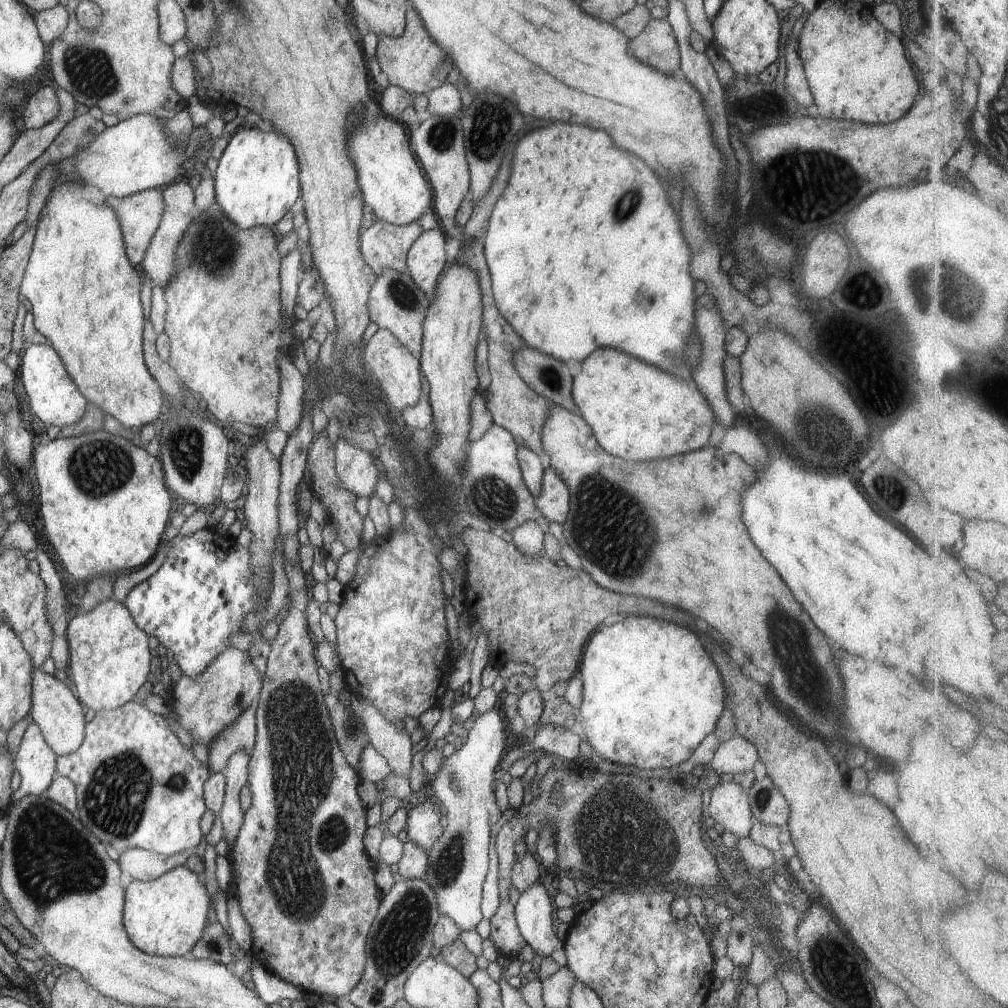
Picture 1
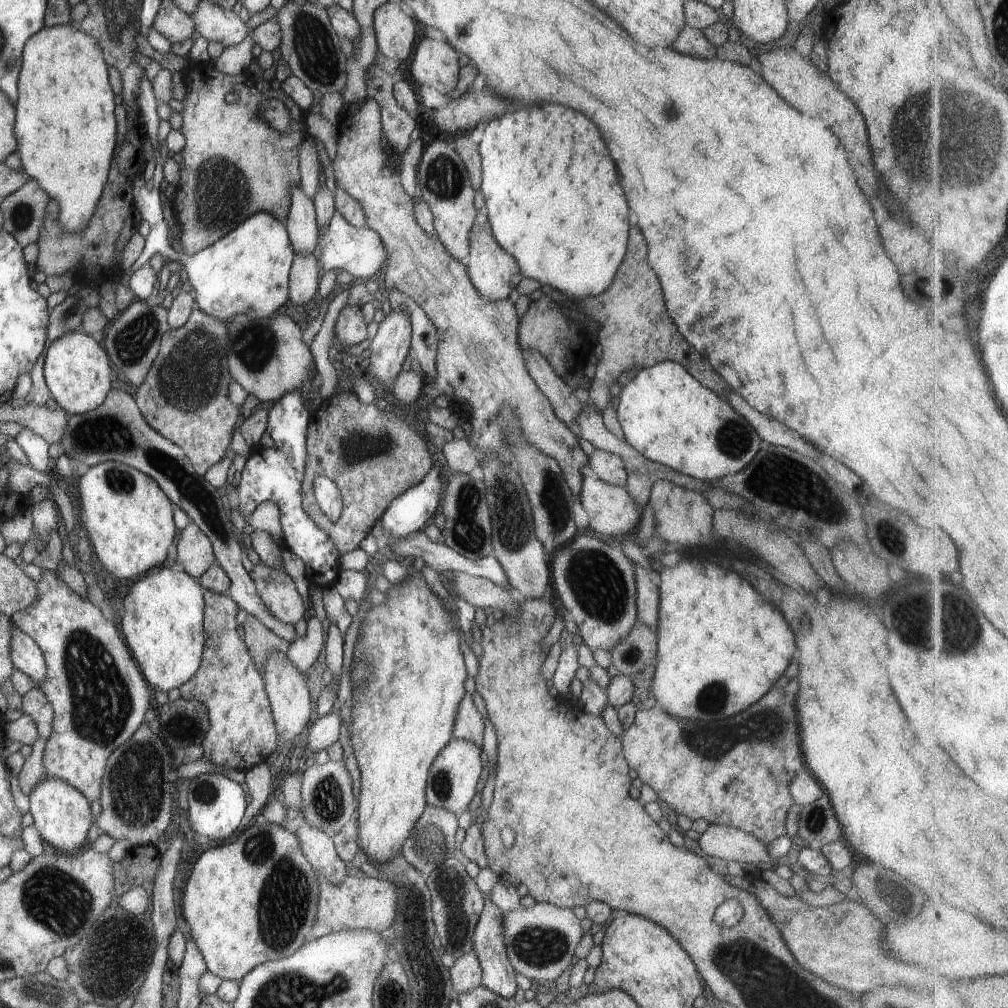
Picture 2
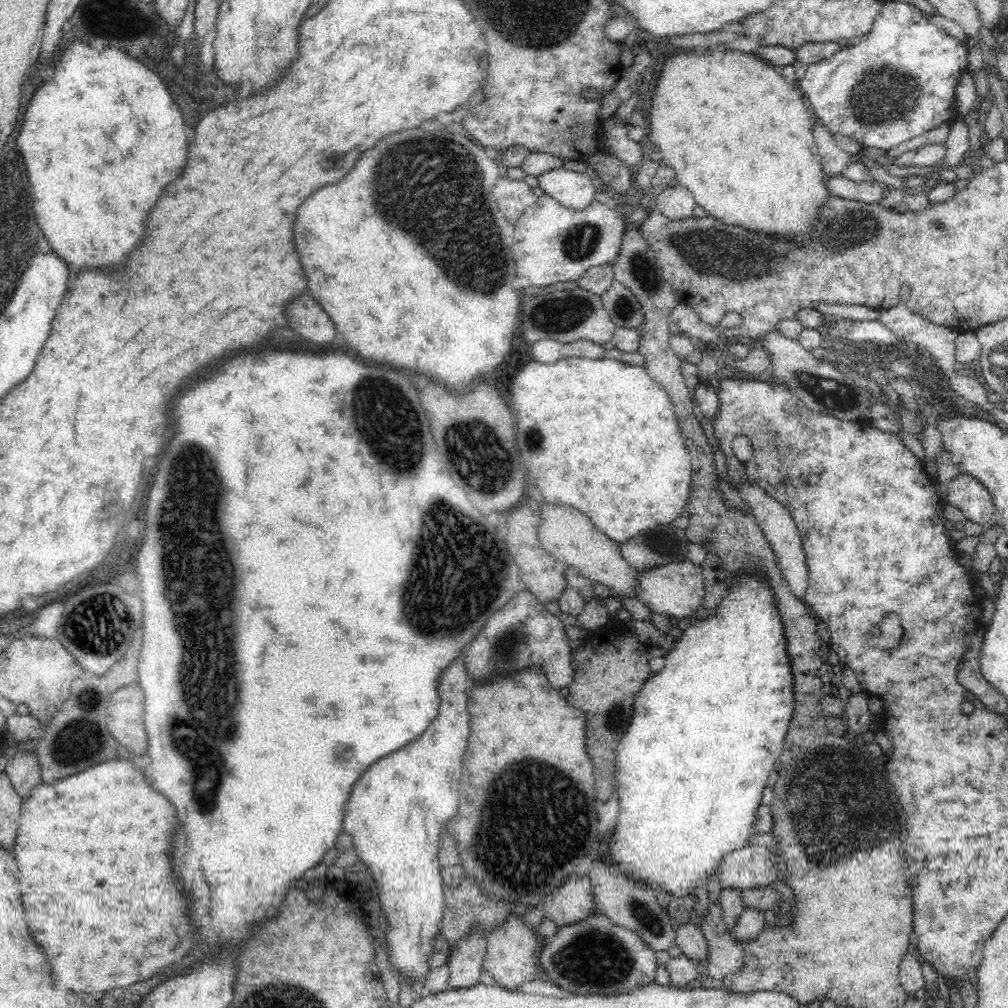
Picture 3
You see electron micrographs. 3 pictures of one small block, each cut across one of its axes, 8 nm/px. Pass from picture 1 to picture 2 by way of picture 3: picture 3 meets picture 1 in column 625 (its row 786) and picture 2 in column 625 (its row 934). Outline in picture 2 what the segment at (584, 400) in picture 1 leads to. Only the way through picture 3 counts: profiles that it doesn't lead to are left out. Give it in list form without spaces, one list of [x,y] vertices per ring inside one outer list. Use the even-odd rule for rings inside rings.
[[[659,361],[653,366],[639,369],[637,374],[620,388],[620,394],[618,395],[617,409],[615,414],[623,432],[624,439],[629,443],[640,455],[643,455],[646,459],[667,465],[669,468],[676,470],[677,472],[692,476],[693,478],[716,482],[722,476],[729,473],[737,472],[741,470],[752,458],[753,454],[759,450],[759,436],[753,427],[727,402],[725,398],[721,398],[718,394],[711,392],[708,388],[705,388],[700,382],[697,382],[681,364],[675,361]]]

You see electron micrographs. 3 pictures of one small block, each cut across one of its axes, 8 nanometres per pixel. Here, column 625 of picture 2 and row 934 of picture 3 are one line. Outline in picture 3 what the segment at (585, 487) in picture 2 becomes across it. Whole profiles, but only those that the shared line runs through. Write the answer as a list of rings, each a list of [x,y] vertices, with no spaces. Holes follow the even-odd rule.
[[[510,916],[506,924],[496,928],[494,932],[488,934],[487,951],[483,960],[483,968],[490,974],[490,979],[502,989],[510,992],[522,992],[525,983],[531,983],[536,979],[539,953],[539,943],[537,933],[533,929],[524,929],[520,922],[520,917]]]

